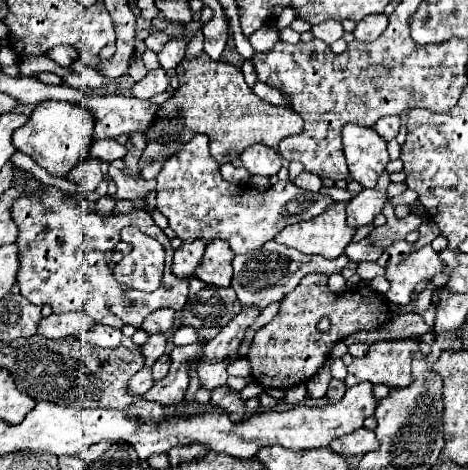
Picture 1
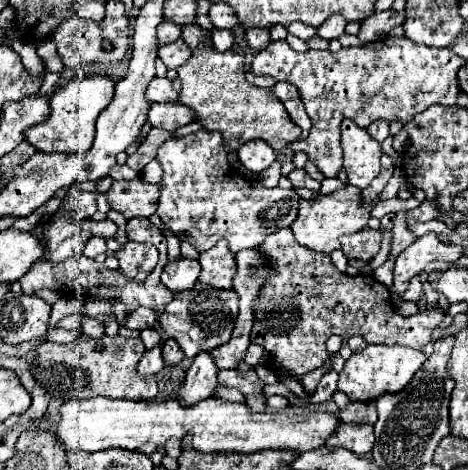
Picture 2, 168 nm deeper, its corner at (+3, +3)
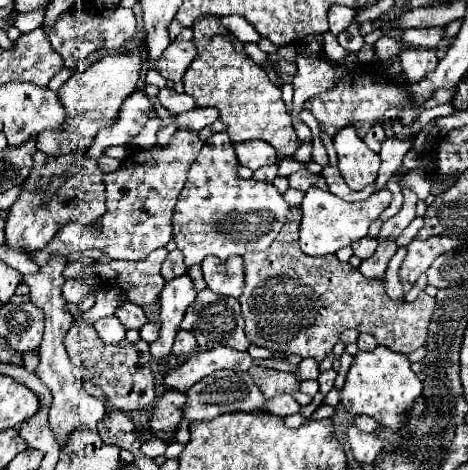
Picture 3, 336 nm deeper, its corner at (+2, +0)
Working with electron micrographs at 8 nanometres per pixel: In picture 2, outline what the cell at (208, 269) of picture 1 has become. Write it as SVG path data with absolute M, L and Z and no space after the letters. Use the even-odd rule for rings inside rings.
M218 240L210 250L200 252L200 282L214 288L232 288L232 276L236 272L234 254L228 248L226 240Z

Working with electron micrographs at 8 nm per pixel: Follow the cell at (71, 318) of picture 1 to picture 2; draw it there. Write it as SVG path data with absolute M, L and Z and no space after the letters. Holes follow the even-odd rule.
M84 316L80 324L82 324L82 332L86 336L90 336L90 338L102 338L104 336L104 326L98 320L94 320L90 316Z

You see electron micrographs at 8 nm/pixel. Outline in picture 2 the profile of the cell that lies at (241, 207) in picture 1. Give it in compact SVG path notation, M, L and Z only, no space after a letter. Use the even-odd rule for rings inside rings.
M208 130L166 140L156 154L164 170L156 212L176 236L188 236L198 252L212 248L220 238L228 240L228 248L234 254L244 248L256 248L268 234L290 226L298 216L300 196L294 188L264 188L258 180L232 174L227 157L220 132Z

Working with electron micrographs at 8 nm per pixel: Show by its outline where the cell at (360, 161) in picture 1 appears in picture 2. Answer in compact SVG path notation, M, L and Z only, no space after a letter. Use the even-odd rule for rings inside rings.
M344 120L342 150L344 150L344 170L348 174L348 184L366 188L380 174L380 158L382 158L380 142L372 140L366 128L360 128L352 120Z

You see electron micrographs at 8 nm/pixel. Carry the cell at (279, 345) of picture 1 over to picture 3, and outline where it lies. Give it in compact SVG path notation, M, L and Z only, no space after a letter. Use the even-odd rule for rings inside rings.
M291 207L289 223L285 223L271 247L243 255L245 289L239 303L247 339L271 351L297 353L303 359L313 357L315 361L323 361L325 355L331 353L345 329L369 333L379 345L405 355L423 347L435 299L423 291L413 303L393 301L385 293L381 279L367 279L349 263L341 263L335 255L305 255L301 247L297 247L299 223L301 209Z

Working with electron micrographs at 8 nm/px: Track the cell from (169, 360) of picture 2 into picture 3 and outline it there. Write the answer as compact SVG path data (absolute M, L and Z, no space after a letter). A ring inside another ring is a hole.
M179 331L177 339L173 343L173 353L175 355L189 355L193 351L197 351L197 339L195 339L195 335L191 335L189 331Z

